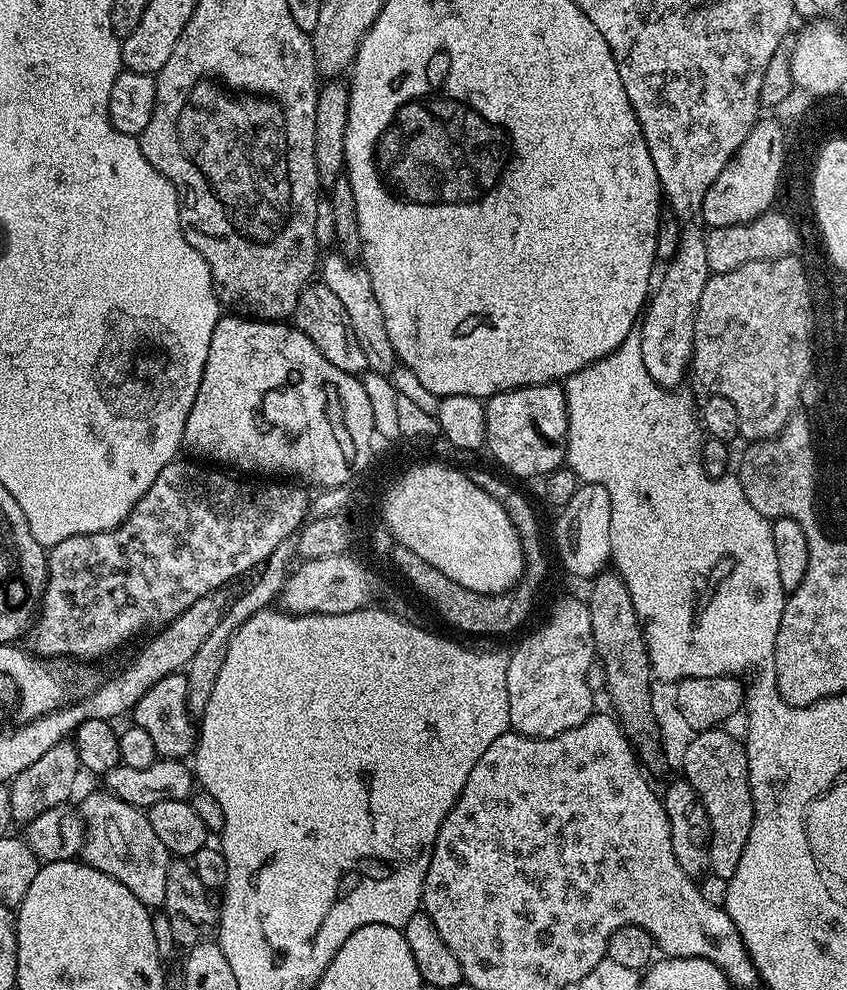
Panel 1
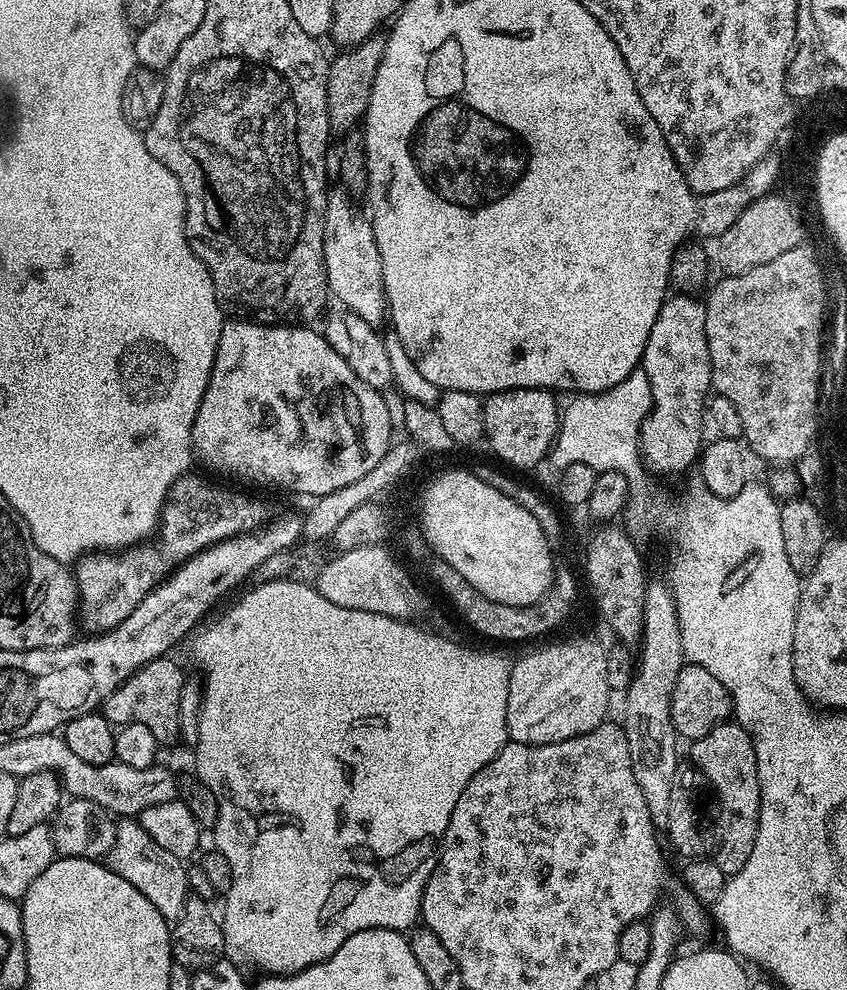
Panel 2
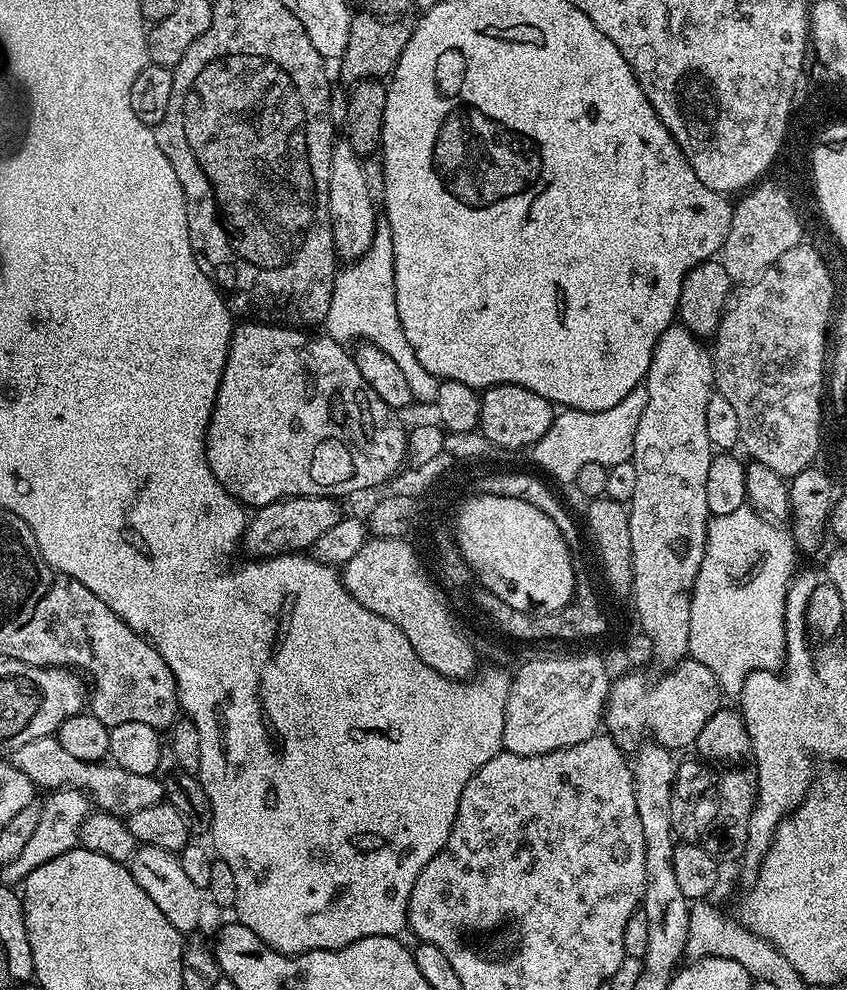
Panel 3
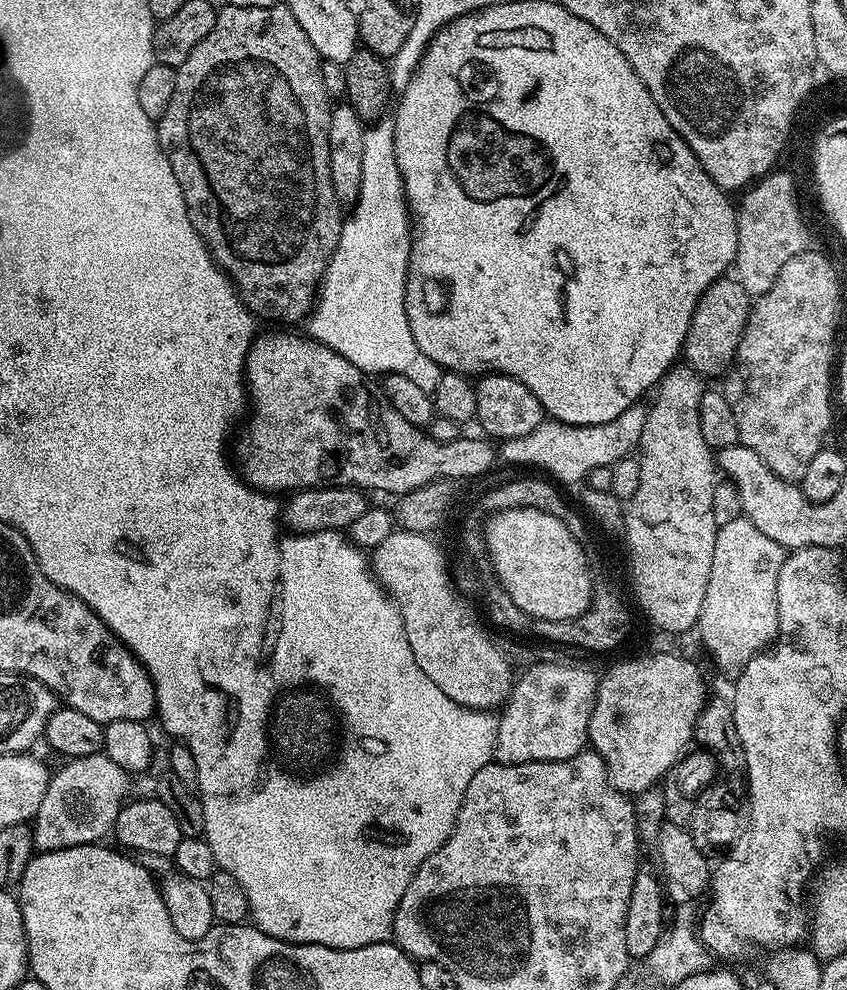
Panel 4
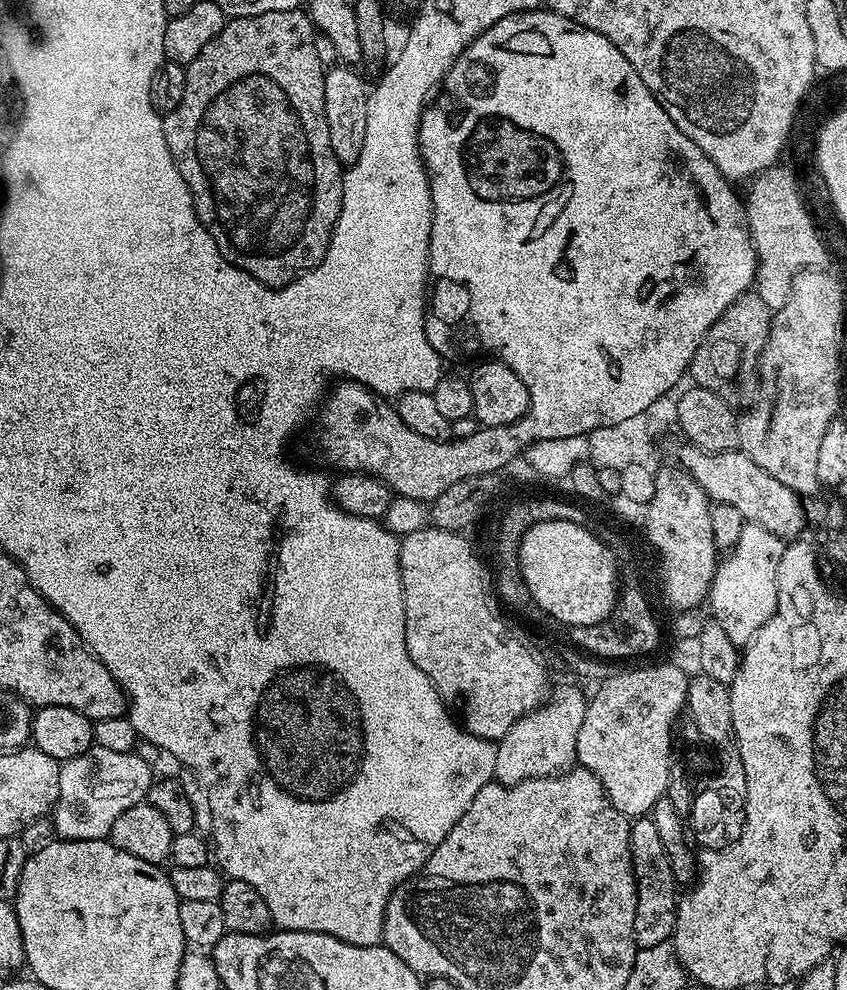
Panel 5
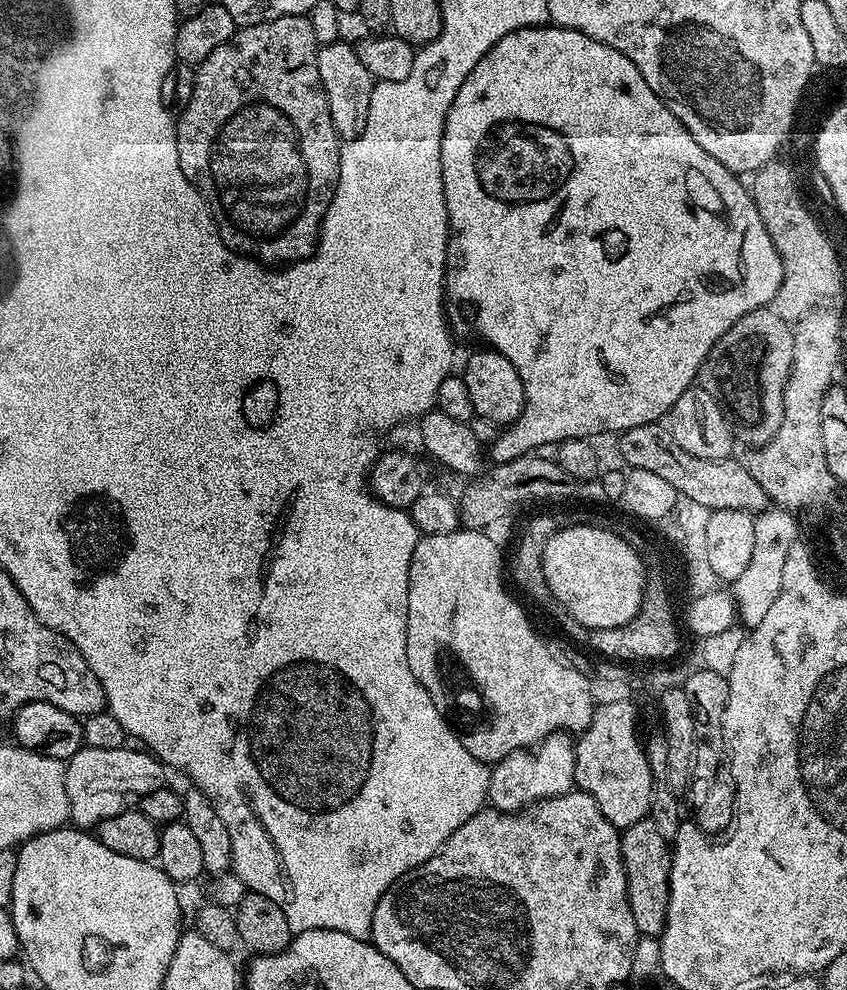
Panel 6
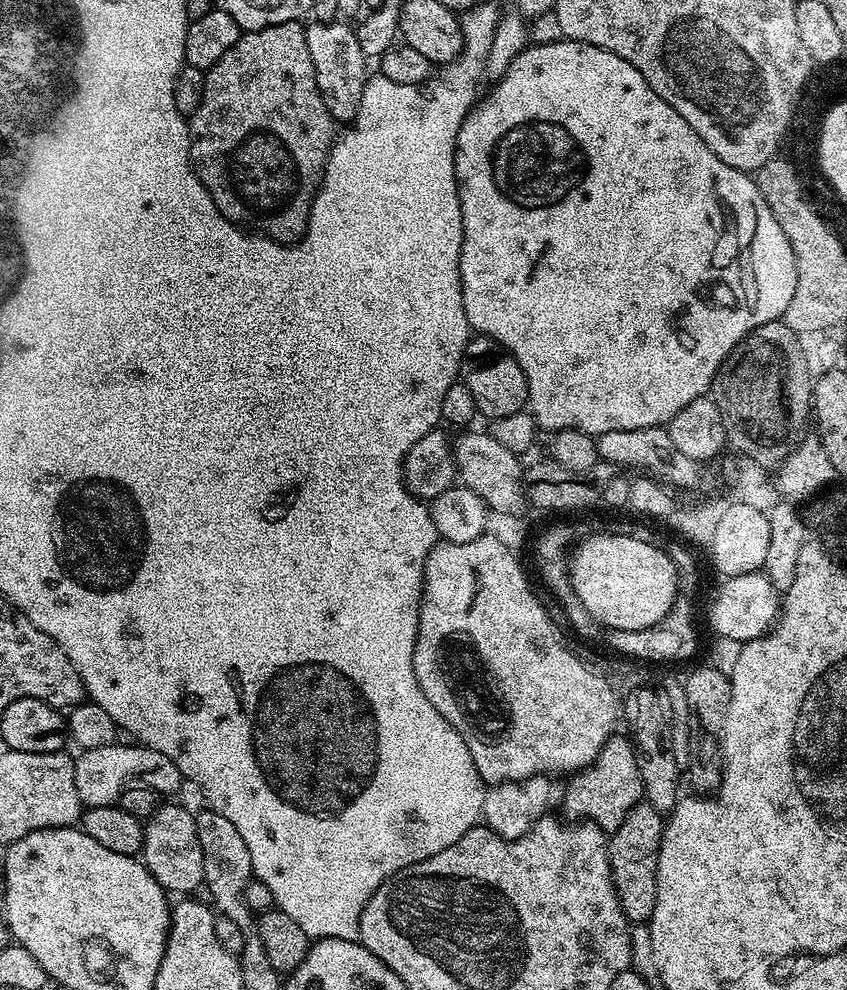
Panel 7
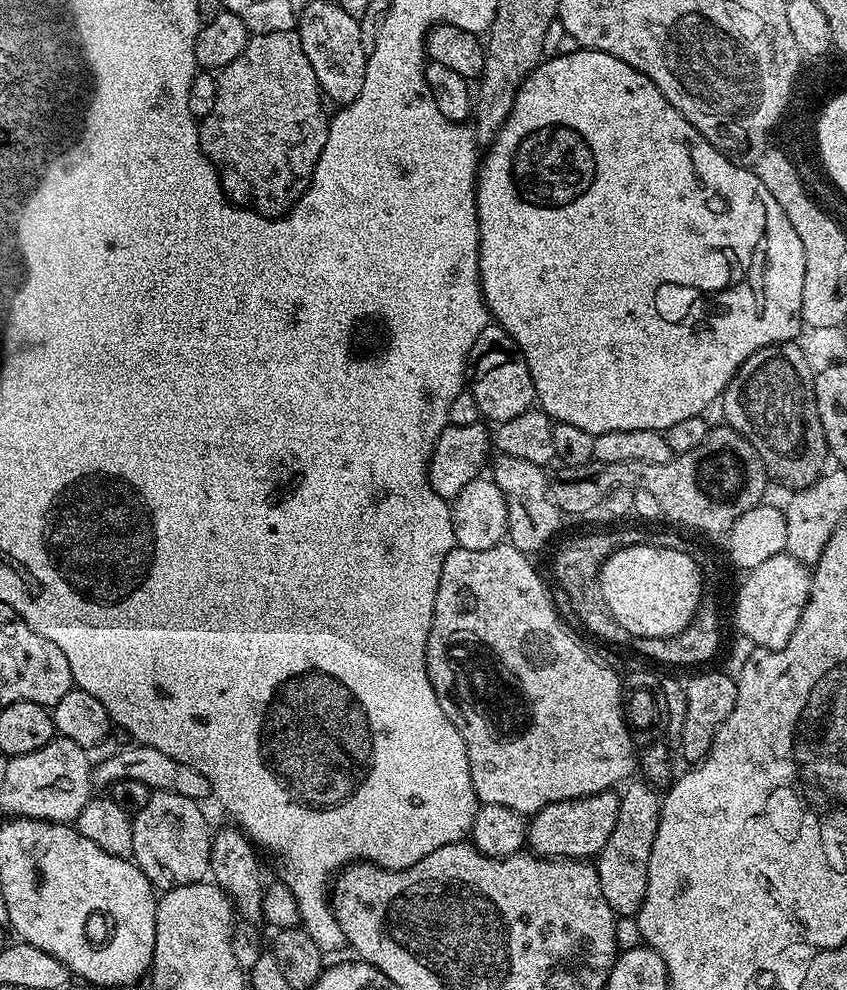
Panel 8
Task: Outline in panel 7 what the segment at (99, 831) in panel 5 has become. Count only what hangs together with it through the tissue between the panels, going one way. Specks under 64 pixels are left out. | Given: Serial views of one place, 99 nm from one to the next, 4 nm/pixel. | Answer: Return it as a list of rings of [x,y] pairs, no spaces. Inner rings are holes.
[[[117,742],[110,746],[102,746],[98,750],[85,748],[79,753],[80,756],[75,757],[74,786],[78,786],[78,798],[84,808],[116,804],[120,798],[120,791],[128,787],[133,778],[143,777],[140,776],[143,772],[148,772],[146,782],[156,792],[167,794],[179,790],[182,783],[180,771],[178,766],[174,766],[174,762],[170,762],[170,758],[166,758],[166,754],[158,754],[158,750],[153,748],[128,744]]]

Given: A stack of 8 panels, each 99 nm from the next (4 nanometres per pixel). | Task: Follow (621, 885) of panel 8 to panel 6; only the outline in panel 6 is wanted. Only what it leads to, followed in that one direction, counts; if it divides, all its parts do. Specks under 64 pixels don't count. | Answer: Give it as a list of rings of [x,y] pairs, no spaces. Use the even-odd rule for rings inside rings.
[[[645,818],[620,832],[620,849],[628,887],[630,914],[634,914],[634,926],[640,931],[641,937],[659,938],[666,926],[670,898],[670,841],[662,834],[662,830],[658,830],[658,826],[654,826],[651,818]]]

